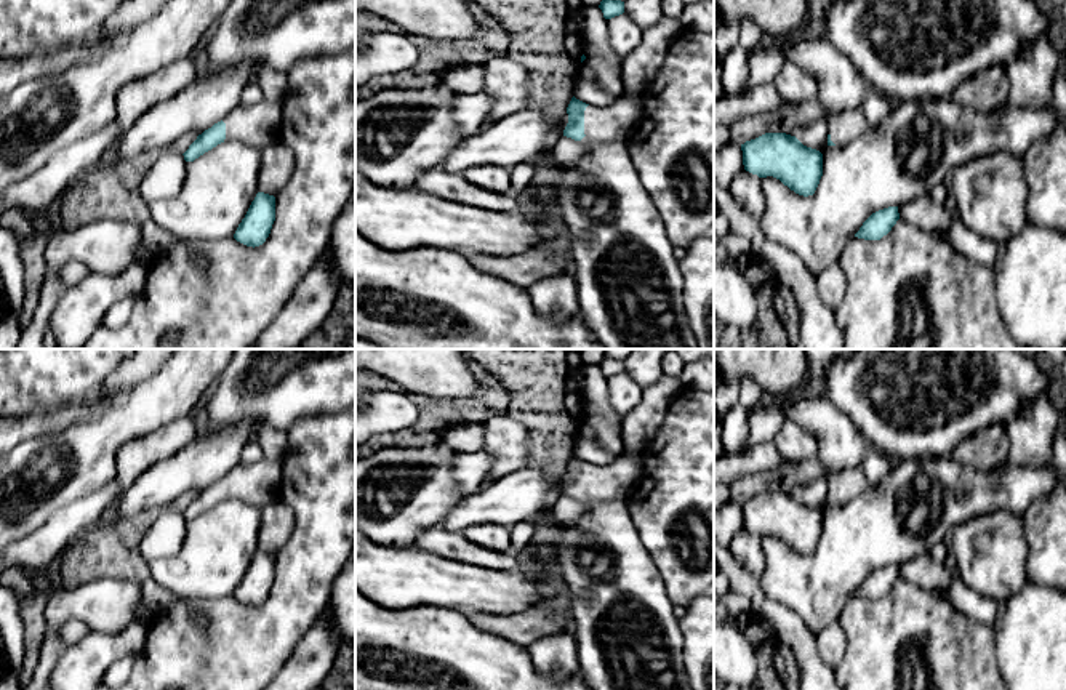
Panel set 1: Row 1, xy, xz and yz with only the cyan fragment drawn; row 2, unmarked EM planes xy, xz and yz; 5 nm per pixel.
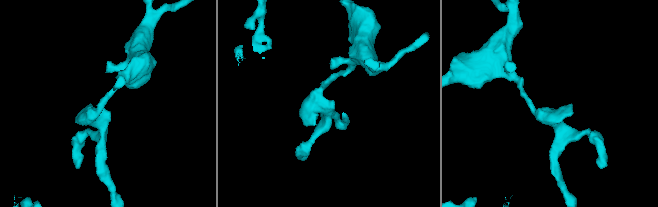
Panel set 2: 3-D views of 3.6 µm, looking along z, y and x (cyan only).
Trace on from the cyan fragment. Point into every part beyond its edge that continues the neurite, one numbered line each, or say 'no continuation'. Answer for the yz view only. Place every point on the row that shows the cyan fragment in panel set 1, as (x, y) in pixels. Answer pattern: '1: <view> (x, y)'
1: yz (845, 127)

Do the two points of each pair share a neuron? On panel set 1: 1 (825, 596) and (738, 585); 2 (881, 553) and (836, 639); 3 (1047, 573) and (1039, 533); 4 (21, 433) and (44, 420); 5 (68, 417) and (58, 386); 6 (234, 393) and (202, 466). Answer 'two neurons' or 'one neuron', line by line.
1: two neurons
2: two neurons
3: one neuron
4: one neuron
5: two neurons
6: two neurons

